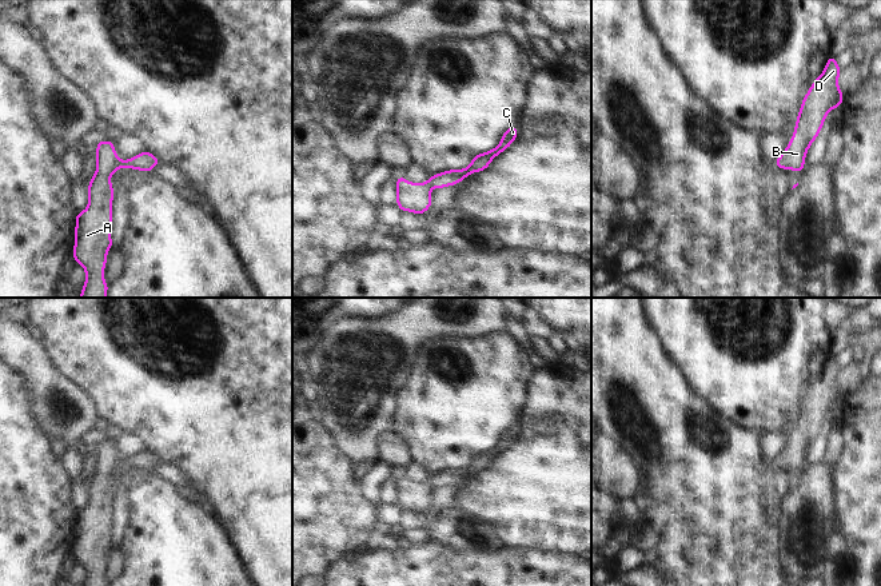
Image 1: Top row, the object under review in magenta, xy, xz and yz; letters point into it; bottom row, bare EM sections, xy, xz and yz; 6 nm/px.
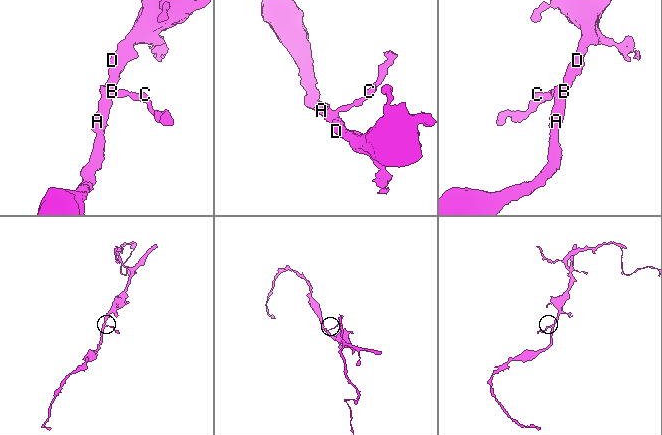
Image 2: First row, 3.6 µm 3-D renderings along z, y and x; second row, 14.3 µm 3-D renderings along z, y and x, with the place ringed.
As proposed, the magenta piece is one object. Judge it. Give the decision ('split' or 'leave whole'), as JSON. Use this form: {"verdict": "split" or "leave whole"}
{"verdict": "leave whole"}

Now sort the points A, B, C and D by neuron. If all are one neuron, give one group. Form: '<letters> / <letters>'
A B C D

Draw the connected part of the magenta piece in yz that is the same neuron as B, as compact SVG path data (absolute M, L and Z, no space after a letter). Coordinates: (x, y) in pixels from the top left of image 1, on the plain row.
M836 355L828 356L822 372L814 378L808 392L802 396L802 403L794 422L794 432L785 450L774 461L776 467L790 469L802 473L808 449L820 434L826 414L840 407L845 394L838 386L841 366Z

